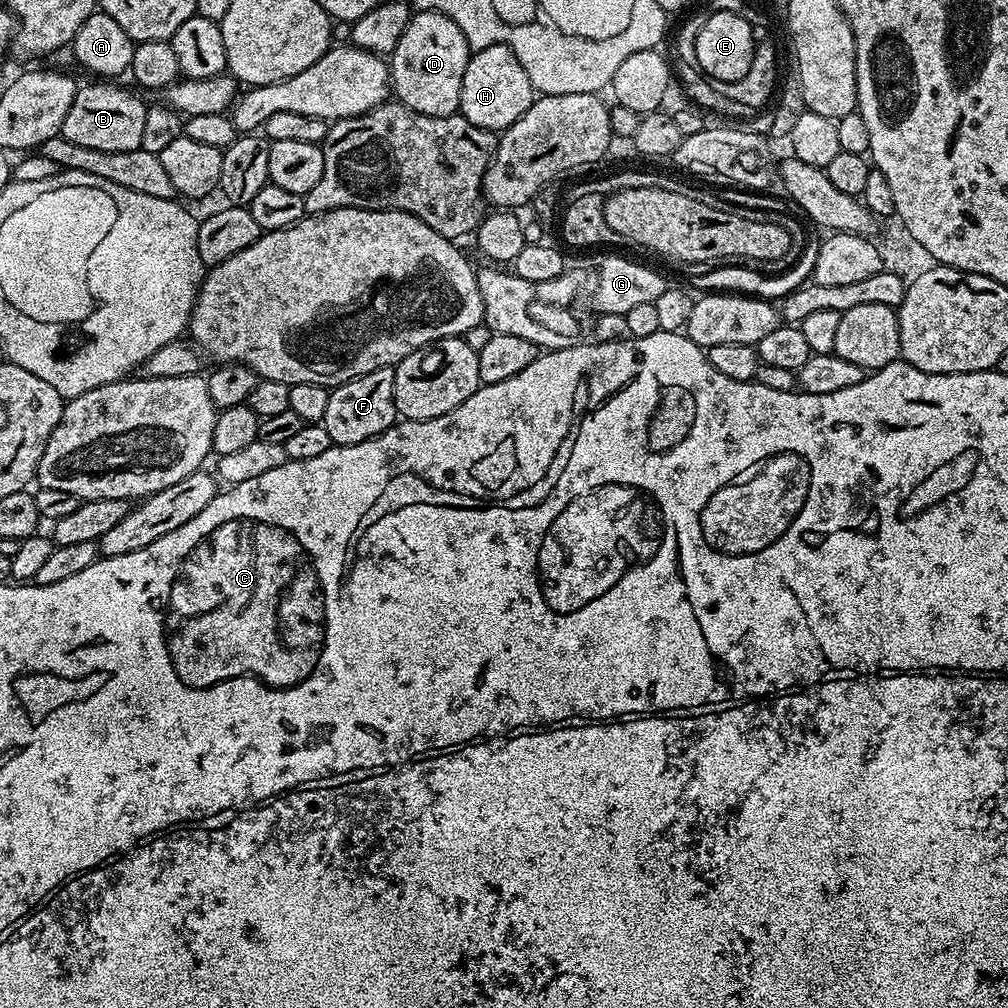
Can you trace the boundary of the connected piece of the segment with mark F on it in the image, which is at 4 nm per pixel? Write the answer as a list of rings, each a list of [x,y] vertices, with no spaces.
[[[395,367],[370,370],[370,374],[362,374],[344,384],[337,384],[329,391],[322,423],[324,429],[330,433],[333,445],[366,442],[397,423],[398,413],[394,402],[395,373]]]

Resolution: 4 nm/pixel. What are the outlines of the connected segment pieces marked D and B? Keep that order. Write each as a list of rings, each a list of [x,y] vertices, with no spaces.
[[[420,10],[402,30],[390,57],[390,88],[395,99],[410,110],[427,116],[455,116],[460,111],[462,78],[470,49],[462,30],[441,12]]]
[[[94,82],[77,87],[74,102],[66,110],[66,122],[62,122],[61,136],[78,146],[90,146],[90,150],[134,150],[142,142],[142,130],[146,127],[149,105],[143,104],[128,88],[119,88],[116,82]]]

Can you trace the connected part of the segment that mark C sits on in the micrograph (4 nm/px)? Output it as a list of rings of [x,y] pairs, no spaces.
[[[231,520],[222,522],[218,530],[214,530],[180,564],[176,581],[172,584],[168,607],[166,609],[166,639],[168,653],[172,659],[174,670],[183,684],[192,688],[209,688],[211,684],[221,684],[224,680],[233,680],[235,676],[255,676],[269,688],[283,690],[308,684],[316,672],[320,672],[320,664],[324,664],[324,655],[328,652],[328,636],[330,635],[330,609],[328,608],[328,588],[324,584],[324,576],[320,576],[320,564],[316,564],[316,555],[298,542],[294,534],[285,532],[283,528],[258,522],[257,520]]]

